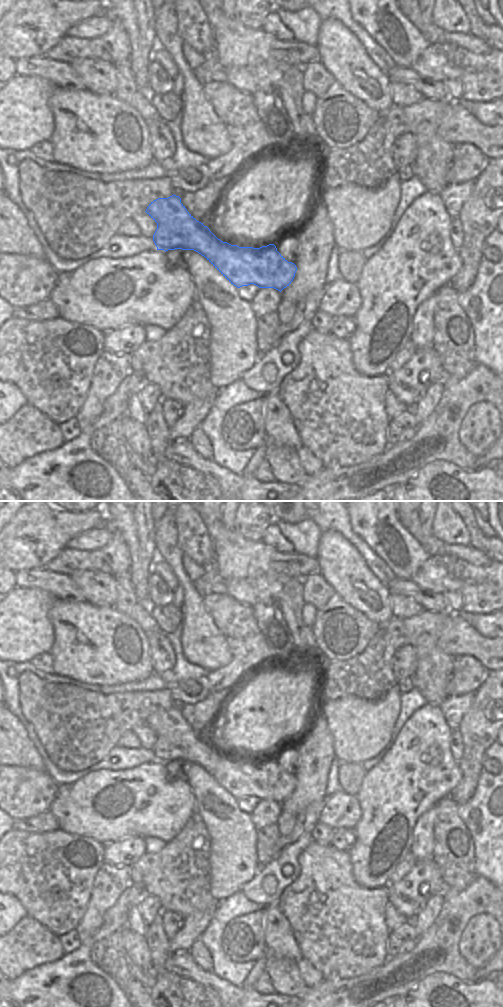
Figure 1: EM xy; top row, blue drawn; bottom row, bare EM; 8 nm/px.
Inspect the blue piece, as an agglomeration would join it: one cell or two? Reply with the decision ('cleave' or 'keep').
keep

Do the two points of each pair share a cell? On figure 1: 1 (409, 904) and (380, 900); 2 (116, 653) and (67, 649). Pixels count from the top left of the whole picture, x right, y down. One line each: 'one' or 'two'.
1: two
2: one

